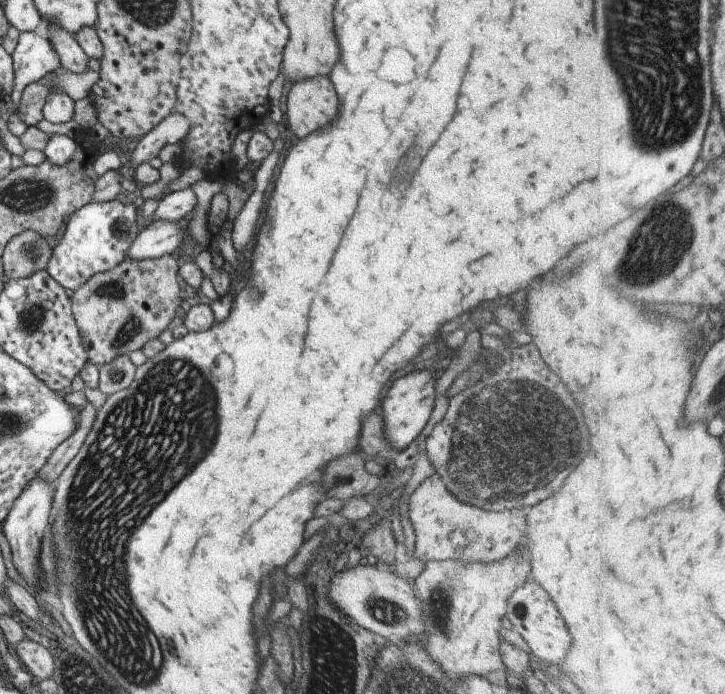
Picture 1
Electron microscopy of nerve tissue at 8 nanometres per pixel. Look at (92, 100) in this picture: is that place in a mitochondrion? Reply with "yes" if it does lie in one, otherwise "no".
no

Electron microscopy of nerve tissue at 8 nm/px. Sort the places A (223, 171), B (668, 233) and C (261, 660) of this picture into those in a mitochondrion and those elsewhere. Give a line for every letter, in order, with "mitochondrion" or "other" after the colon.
A: other
B: mitochondrion
C: other

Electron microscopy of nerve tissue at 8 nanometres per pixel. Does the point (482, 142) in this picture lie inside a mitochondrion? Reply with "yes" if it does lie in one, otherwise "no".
no

